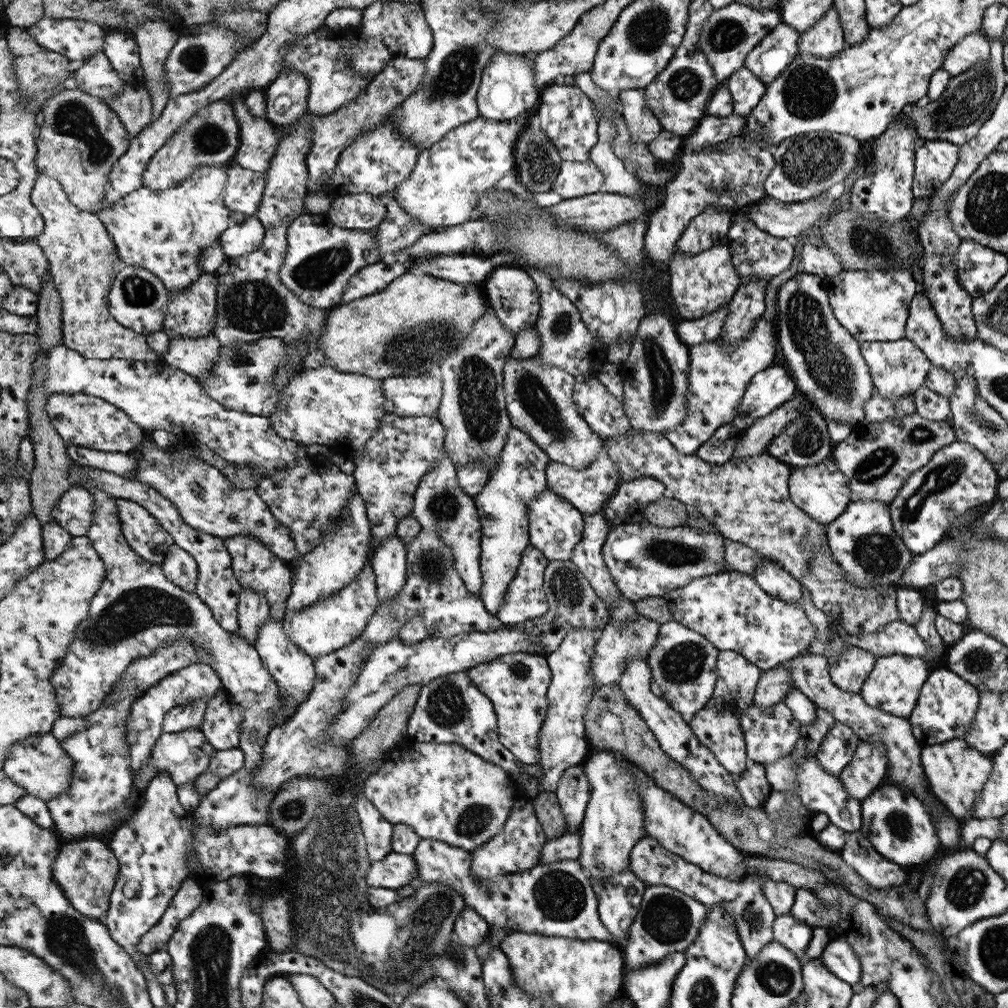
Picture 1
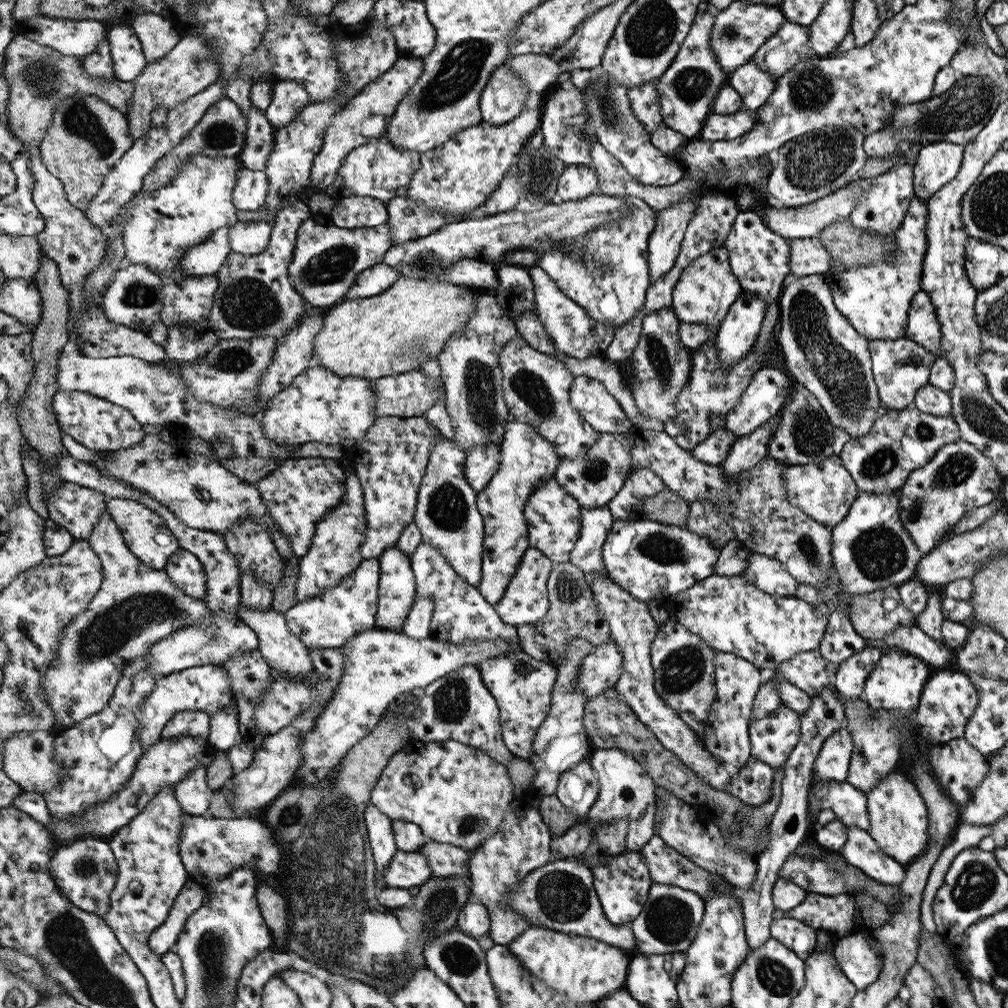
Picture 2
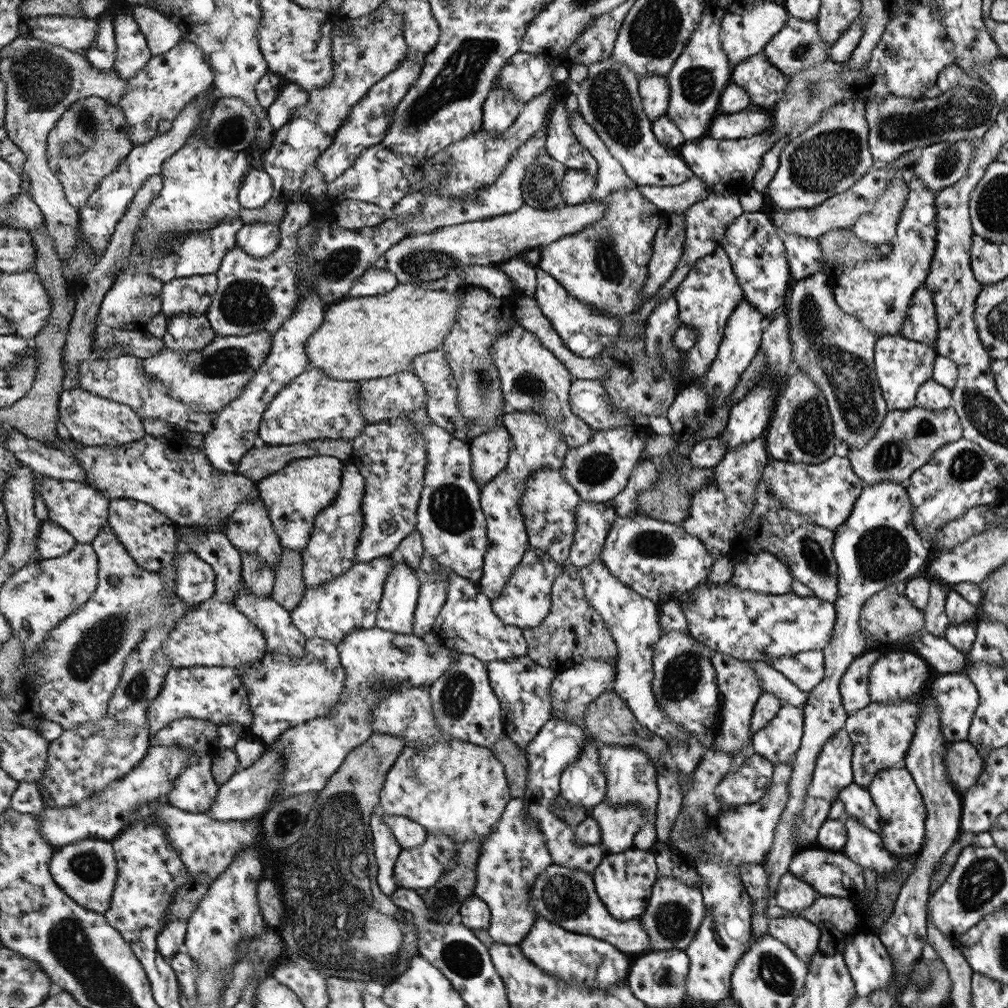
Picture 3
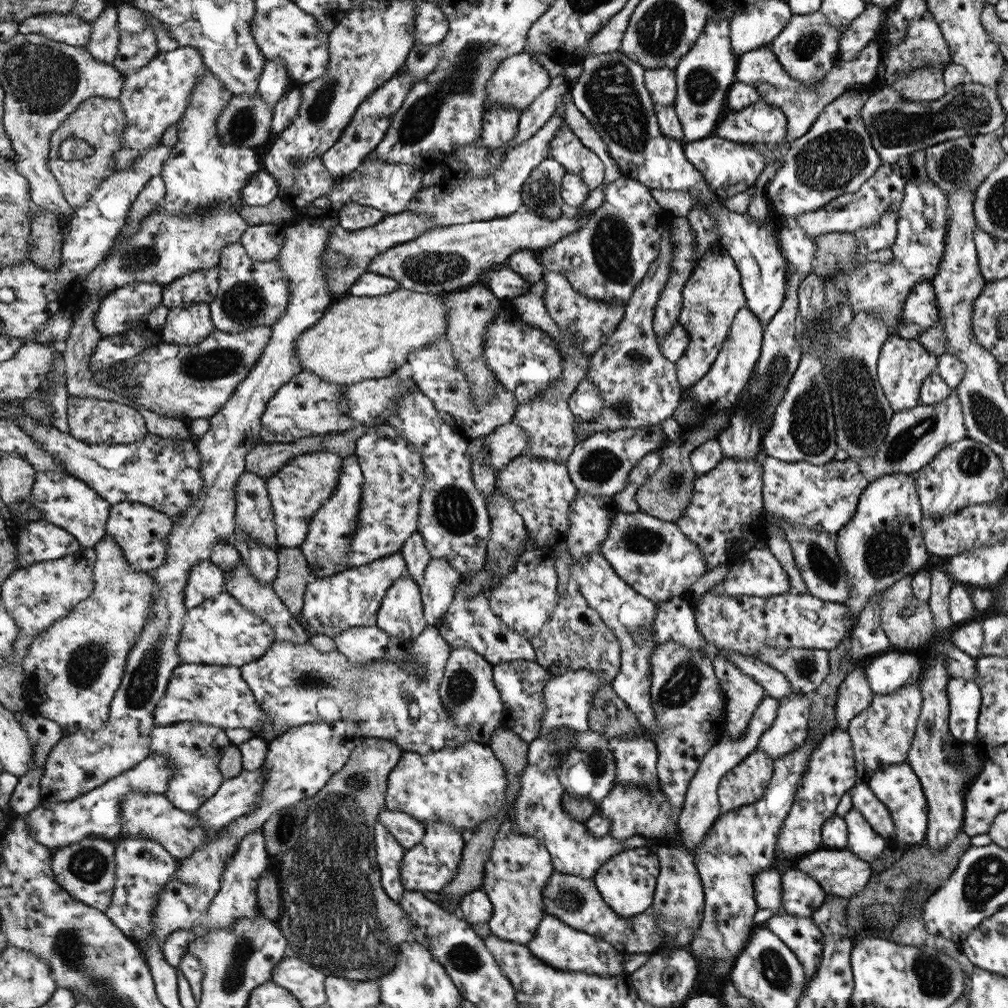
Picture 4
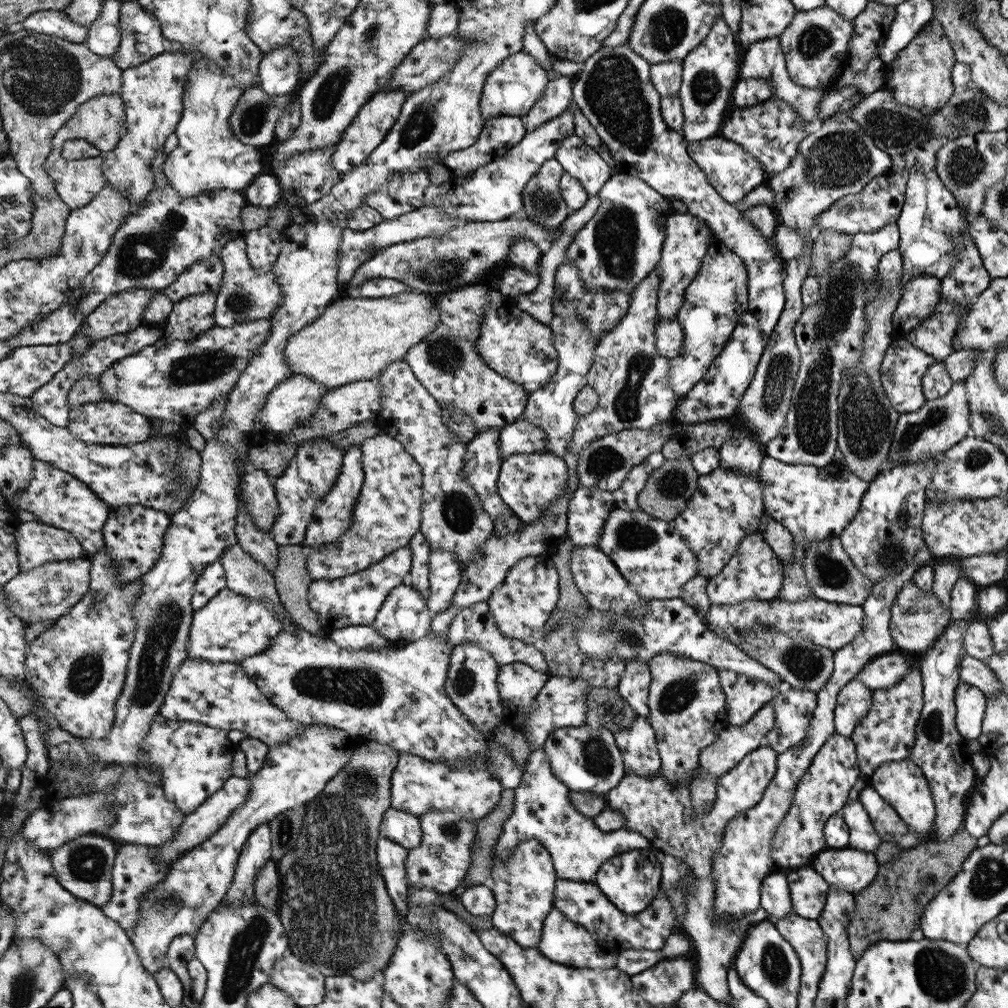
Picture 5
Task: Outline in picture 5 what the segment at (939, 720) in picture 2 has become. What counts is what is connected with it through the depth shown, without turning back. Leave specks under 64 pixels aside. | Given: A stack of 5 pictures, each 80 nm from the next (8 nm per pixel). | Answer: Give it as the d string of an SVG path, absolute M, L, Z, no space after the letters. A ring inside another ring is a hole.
M961 680L956 688L955 705L958 732L969 741L980 737L987 708L987 699L983 692Z

